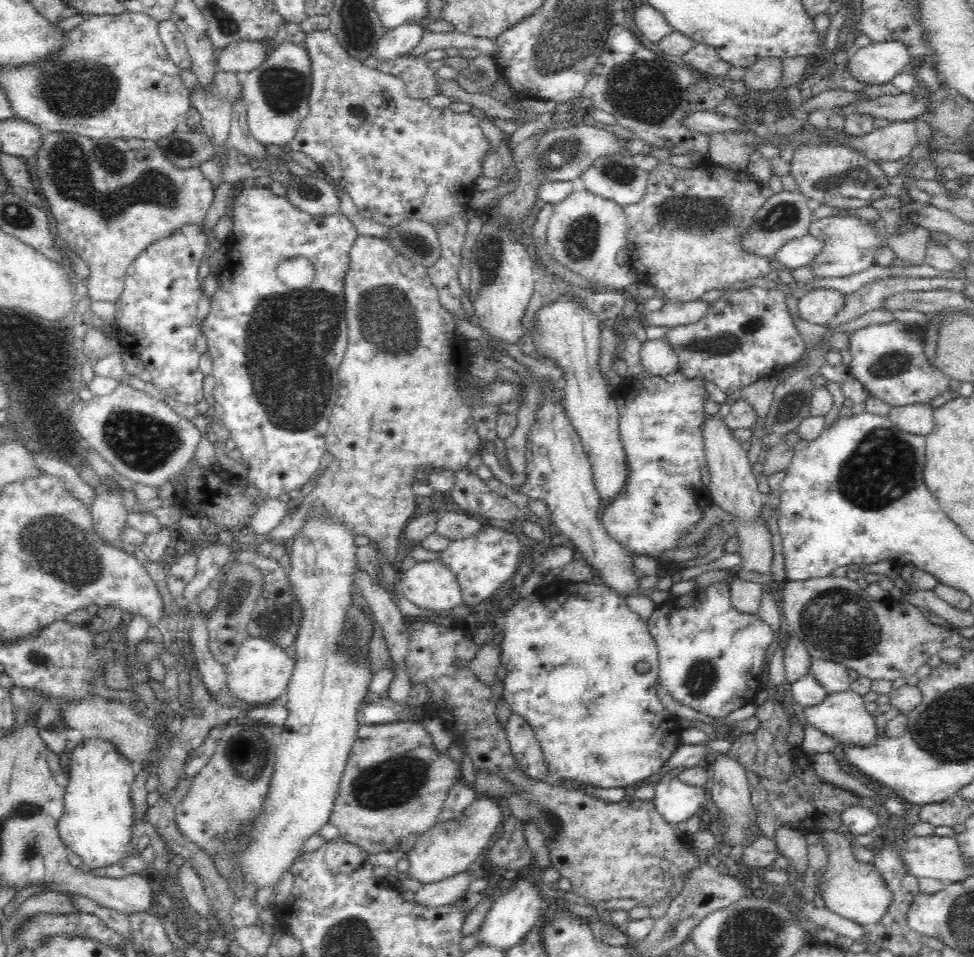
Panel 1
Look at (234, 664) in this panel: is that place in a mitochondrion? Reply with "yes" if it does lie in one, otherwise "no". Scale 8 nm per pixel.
no

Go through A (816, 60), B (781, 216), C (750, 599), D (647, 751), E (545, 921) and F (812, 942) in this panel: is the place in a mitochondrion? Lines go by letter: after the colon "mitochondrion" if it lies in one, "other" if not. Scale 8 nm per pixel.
A: other
B: mitochondrion
C: other
D: other
E: other
F: other

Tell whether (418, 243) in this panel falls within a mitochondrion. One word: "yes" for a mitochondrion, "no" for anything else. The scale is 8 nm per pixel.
yes

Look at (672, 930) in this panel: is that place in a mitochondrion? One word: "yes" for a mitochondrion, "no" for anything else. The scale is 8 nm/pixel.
yes

